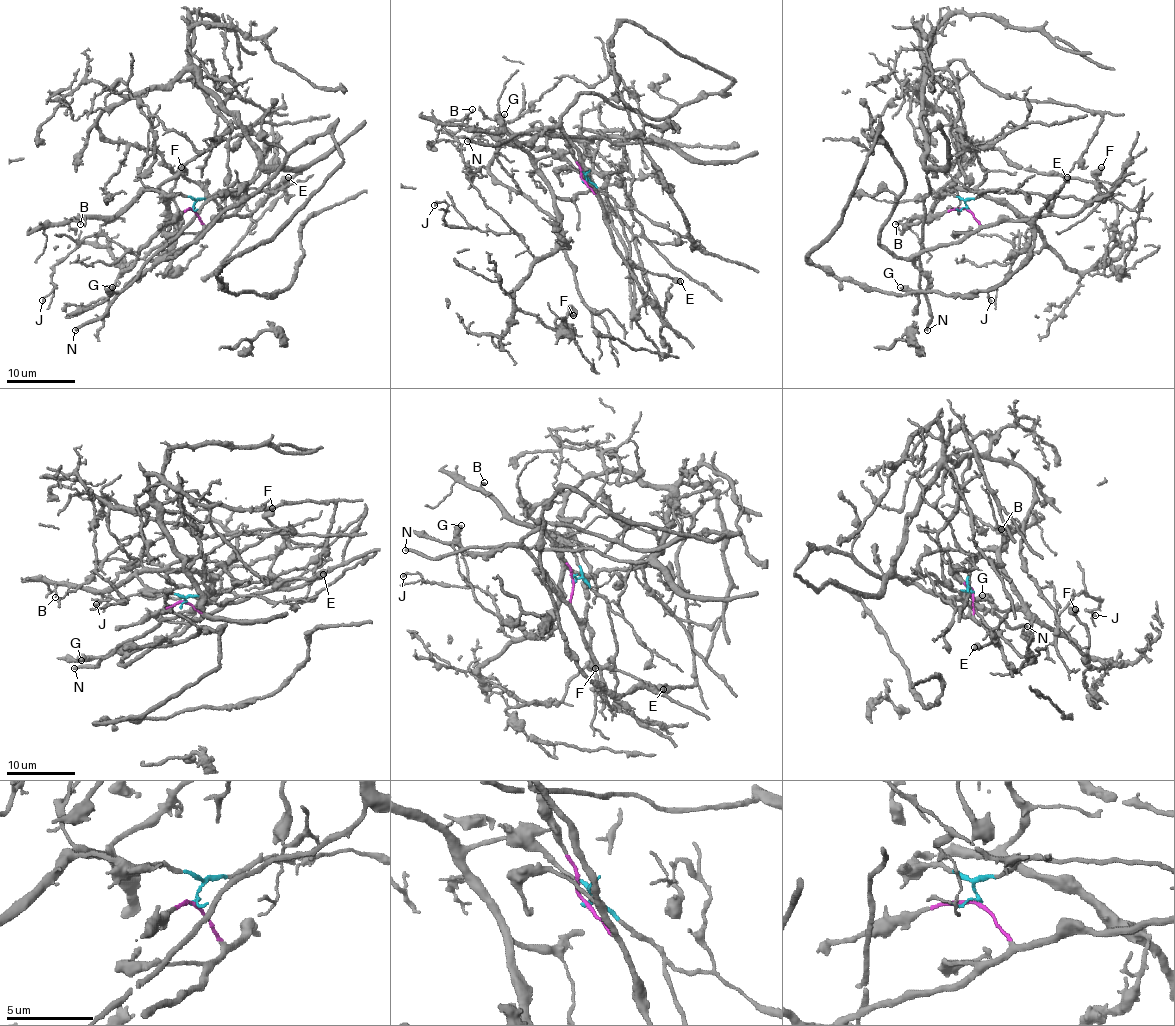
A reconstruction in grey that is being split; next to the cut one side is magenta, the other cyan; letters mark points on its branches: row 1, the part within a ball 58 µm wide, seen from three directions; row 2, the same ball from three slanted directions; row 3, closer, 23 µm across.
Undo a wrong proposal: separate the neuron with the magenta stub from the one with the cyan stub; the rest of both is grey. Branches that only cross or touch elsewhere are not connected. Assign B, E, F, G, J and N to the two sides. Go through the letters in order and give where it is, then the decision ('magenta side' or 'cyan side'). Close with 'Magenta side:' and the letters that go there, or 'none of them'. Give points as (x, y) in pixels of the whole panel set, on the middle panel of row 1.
B: (472, 109) | cyan side
E: (680, 281) | magenta side
F: (573, 315) | cyan side
G: (504, 114) | magenta side
J: (434, 205) | cyan side
N: (467, 141) | magenta side
Magenta side: E, G, N

